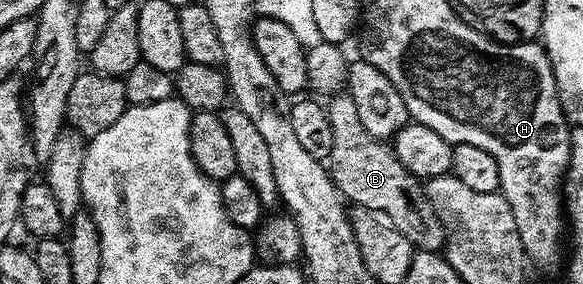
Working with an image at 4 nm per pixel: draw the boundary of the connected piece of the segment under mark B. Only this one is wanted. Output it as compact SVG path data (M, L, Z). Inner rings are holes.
M344 90L330 97L325 107L329 114L329 126L333 126L329 171L340 196L356 208L385 214L385 218L389 218L389 222L397 226L397 230L401 230L401 234L405 234L416 249L439 252L445 244L445 233L439 215L429 202L424 181L401 166L390 143L365 130L350 92Z

